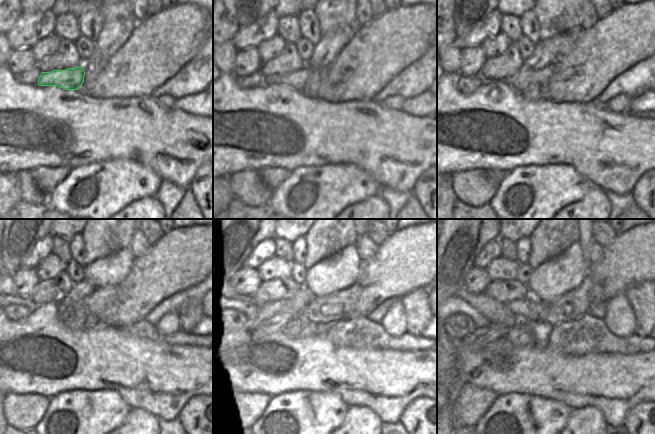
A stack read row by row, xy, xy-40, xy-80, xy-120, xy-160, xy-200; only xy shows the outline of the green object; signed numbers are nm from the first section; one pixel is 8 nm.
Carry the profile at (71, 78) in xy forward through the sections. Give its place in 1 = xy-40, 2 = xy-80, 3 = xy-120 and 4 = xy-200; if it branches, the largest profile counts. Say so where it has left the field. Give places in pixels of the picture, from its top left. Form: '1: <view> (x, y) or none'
1: xy-40 (297, 80)
2: xy-80 (524, 77)
3: xy-120 (103, 302)
4: xy-200 (577, 302)

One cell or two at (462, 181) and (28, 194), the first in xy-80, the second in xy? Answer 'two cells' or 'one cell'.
one cell

